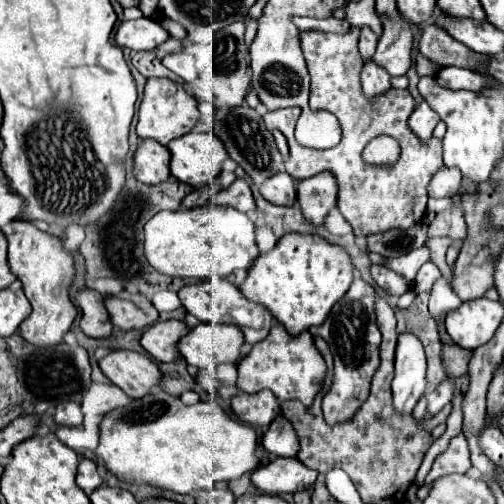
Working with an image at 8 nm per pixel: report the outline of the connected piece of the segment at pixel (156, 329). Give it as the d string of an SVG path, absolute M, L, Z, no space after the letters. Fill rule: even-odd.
M167 320L149 326L143 332L141 346L159 362L173 362L177 356L177 342L189 332L181 320Z

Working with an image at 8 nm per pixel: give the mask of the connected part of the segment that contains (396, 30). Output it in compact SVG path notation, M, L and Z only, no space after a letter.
M385 20L383 34L377 44L373 60L381 64L391 76L405 74L411 66L411 46L413 32L403 20Z

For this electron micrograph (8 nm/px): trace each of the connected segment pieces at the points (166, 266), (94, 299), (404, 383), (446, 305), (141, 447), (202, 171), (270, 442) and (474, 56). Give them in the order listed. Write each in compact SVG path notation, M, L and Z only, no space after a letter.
M209 200L209 204L185 210L161 210L145 224L145 256L149 264L167 274L179 278L225 278L235 268L247 270L259 256L255 244L255 224L253 220L227 206L219 206Z
M85 288L77 294L77 302L83 312L81 324L79 324L81 330L91 338L111 338L115 332L115 326L109 320L105 298L99 292Z
M401 332L395 350L393 402L399 412L411 412L425 394L425 352L423 344L411 332Z
M445 278L435 280L431 294L429 294L429 310L437 318L441 312L451 312L461 304L461 300L455 296L453 288Z
M155 392L145 398L133 400L125 408L117 408L103 416L99 424L99 446L95 450L95 456L105 460L105 466L111 474L115 474L119 480L135 482L135 484L151 484L161 490L171 490L177 494L193 494L197 490L209 490L217 482L225 480L237 480L245 472L253 472L259 466L257 458L257 432L241 424L225 414L225 410L215 402L197 402L193 406L185 406L179 398Z
M189 132L175 138L167 148L171 150L171 174L193 188L213 182L221 174L221 164L227 158L223 142L213 132Z
M277 416L271 422L261 442L265 450L273 456L297 456L299 452L299 440L295 436L295 430L291 428L291 422L285 416Z
M435 24L425 26L419 42L419 50L427 60L431 60L437 66L473 68L477 62L487 62L487 56L469 50L465 44L451 38Z

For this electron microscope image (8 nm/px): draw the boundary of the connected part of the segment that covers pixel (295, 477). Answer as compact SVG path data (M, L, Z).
M275 458L251 474L253 484L265 494L293 494L307 490L317 480L317 472L297 458Z

